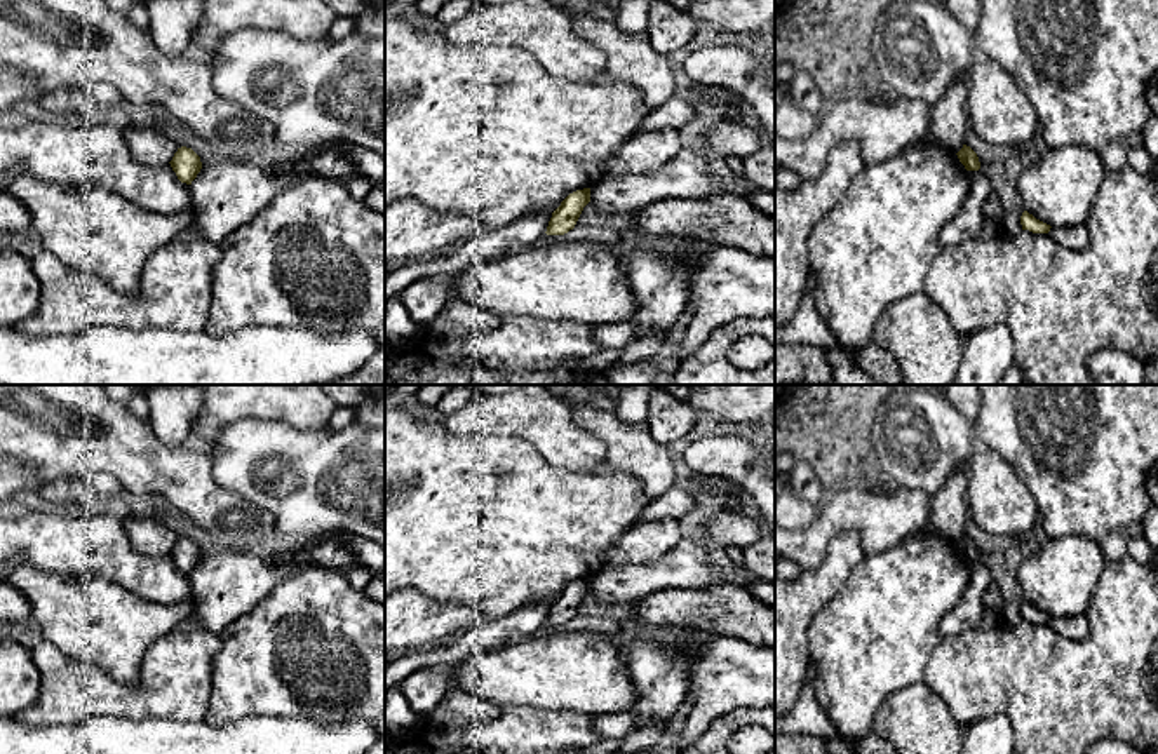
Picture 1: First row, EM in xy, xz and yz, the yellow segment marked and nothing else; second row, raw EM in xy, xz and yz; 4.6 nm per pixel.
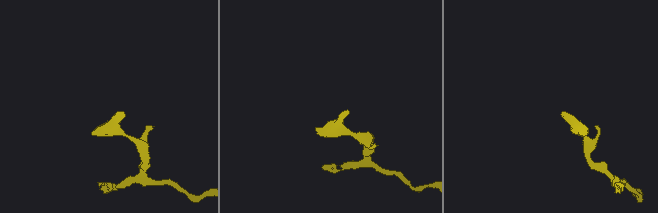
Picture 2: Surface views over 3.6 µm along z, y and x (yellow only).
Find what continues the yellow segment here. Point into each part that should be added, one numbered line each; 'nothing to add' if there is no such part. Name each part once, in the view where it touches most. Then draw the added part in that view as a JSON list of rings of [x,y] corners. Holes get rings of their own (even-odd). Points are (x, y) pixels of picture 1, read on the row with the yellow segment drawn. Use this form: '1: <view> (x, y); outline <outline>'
nothing to add

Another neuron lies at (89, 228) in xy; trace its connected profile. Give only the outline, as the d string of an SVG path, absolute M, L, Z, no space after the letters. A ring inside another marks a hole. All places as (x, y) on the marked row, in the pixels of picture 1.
M23 167L12 171L7 192L30 211L33 232L45 251L68 268L94 273L127 294L139 291L139 273L150 254L183 237L195 218L192 205L179 214L158 214L101 186L57 186L38 181Z

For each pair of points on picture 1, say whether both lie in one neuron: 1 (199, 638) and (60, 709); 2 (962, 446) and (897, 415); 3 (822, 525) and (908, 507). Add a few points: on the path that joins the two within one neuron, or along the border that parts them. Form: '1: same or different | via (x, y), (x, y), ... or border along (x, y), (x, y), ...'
1: same | via (164, 673), (140, 697), (94, 697)
2: same | via (946, 443), (930, 439), (913, 422)
3: same | via (843, 514), (887, 514)

